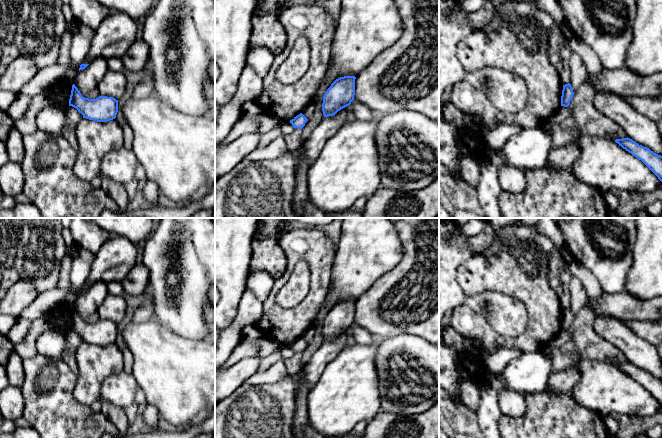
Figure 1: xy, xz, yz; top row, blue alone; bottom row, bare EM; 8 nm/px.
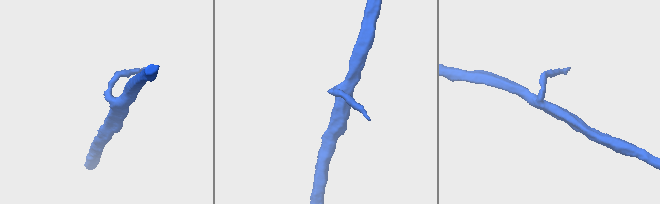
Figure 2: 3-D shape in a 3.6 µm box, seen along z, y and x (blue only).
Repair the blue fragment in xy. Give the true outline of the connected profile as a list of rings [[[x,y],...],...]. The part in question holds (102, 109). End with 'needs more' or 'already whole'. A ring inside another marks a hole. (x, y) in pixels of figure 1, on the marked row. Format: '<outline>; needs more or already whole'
[[[75,84],[72,85],[69,106],[83,115],[83,118],[97,122],[107,122],[116,118],[118,100],[113,97],[99,96],[96,99],[85,98]]]; already whole

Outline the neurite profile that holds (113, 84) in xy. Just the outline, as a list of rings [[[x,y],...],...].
[[[109,70],[97,85],[100,96],[113,97],[119,100],[126,89],[126,78],[123,72]]]

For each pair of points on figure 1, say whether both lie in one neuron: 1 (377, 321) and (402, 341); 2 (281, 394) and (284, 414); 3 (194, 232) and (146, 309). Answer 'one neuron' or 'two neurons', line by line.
1: two neurons
2: one neuron
3: two neurons

